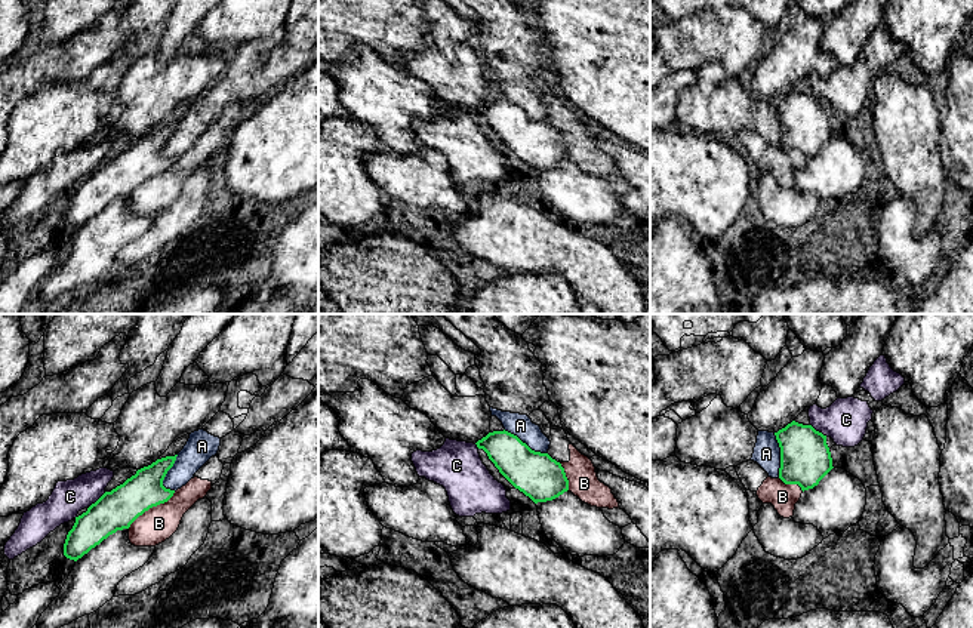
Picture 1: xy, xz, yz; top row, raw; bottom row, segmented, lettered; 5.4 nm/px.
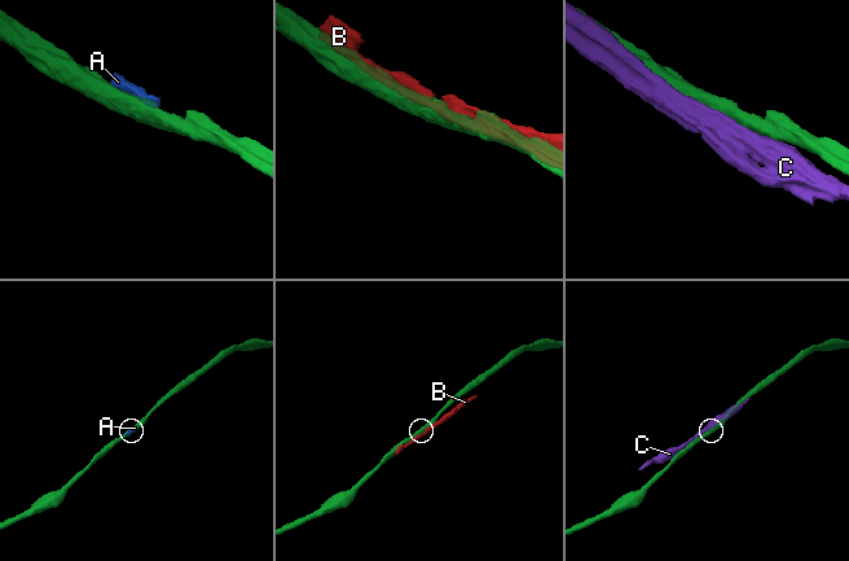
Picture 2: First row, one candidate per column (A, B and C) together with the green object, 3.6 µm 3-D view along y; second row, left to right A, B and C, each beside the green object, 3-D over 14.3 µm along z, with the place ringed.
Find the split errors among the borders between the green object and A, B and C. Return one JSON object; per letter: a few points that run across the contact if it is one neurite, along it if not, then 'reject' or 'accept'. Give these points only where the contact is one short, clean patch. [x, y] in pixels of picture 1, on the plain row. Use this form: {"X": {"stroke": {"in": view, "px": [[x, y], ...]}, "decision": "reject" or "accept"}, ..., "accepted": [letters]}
{"A": {"decision": "reject"}, "B": {"decision": "reject"}, "C": {"decision": "reject"}, "accepted": []}

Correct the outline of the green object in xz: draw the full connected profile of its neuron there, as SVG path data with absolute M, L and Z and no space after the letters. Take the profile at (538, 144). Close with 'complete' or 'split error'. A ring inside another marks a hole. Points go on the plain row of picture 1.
M493 99L478 108L499 141L535 172L558 166L569 158L569 148L560 130L548 121L532 118L508 99Z; complete

